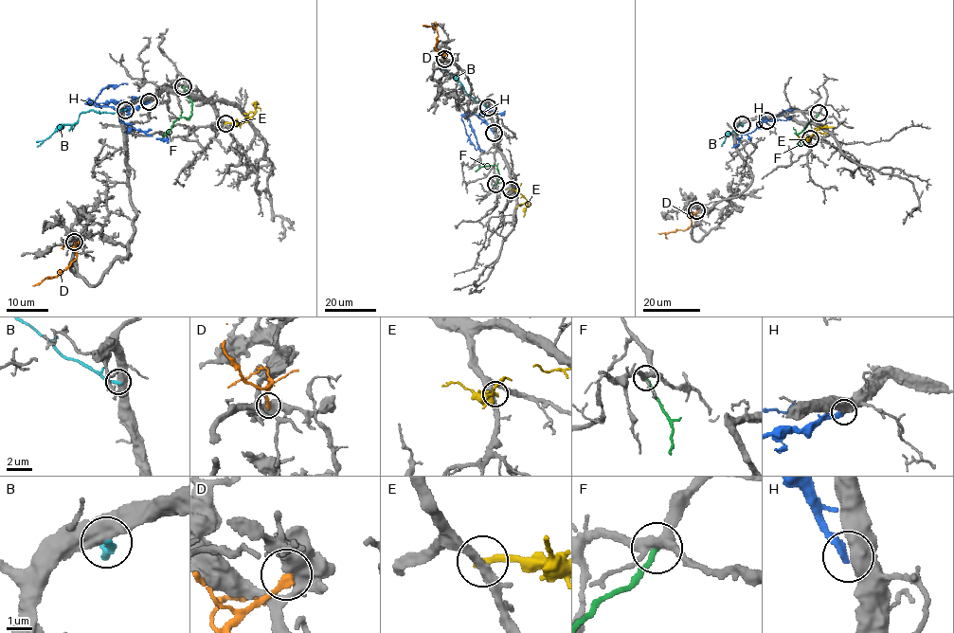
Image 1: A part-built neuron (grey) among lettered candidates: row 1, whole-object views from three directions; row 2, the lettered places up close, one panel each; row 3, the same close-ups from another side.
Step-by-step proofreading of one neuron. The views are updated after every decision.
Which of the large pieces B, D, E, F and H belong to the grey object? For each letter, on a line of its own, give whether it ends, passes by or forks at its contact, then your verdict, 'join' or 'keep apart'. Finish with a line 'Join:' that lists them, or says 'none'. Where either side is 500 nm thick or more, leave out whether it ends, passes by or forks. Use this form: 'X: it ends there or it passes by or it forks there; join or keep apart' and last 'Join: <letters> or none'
B: keep apart
D: keep apart
E: it ends there; keep apart
F: it ends there; keep apart
H: keep apart
Join: none

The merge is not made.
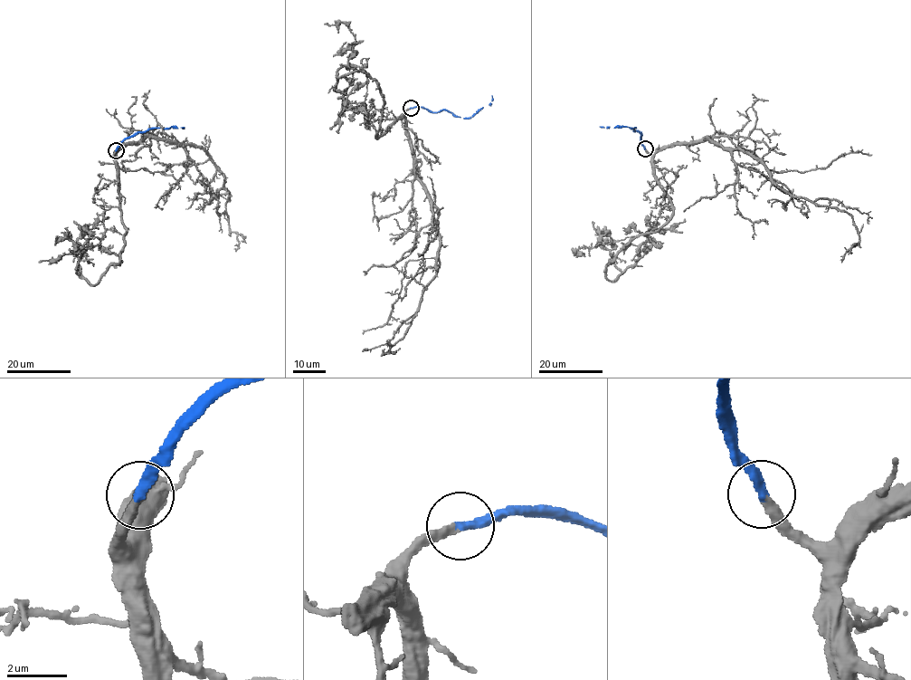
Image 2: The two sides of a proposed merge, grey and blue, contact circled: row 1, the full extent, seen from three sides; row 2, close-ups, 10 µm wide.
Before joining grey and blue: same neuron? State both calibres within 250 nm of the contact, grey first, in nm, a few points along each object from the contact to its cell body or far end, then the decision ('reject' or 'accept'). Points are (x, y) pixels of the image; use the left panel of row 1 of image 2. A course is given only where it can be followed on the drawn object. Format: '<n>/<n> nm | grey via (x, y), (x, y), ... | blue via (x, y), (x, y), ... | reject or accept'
280/340 nm | grey via (116, 150), (114, 156), (148, 137), (205, 150), (225, 177), (229, 229), (239, 243), (233, 249) | blue via (116, 150), (123, 140), (140, 131), (180, 127) | accept

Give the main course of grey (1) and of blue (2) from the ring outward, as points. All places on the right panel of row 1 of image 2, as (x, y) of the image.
1: (645, 148), (655, 154), (708, 138), (756, 157), (777, 185), (851, 217), (858, 240), (840, 260)
2: (645, 148), (640, 139), (640, 134), (633, 130), (634, 128), (599, 126)

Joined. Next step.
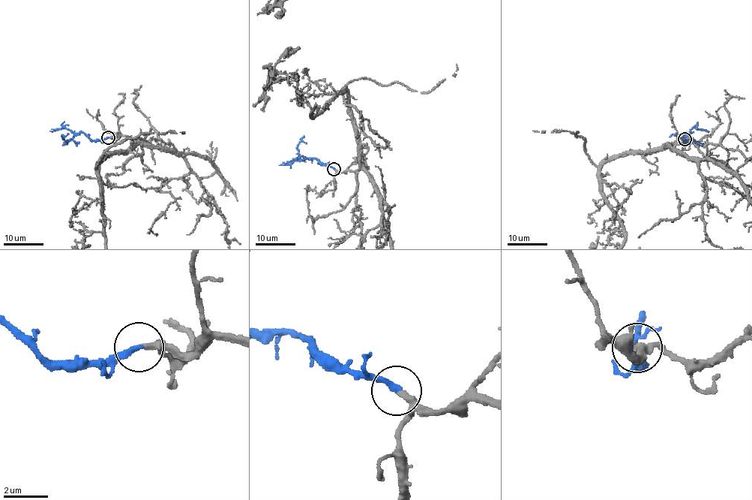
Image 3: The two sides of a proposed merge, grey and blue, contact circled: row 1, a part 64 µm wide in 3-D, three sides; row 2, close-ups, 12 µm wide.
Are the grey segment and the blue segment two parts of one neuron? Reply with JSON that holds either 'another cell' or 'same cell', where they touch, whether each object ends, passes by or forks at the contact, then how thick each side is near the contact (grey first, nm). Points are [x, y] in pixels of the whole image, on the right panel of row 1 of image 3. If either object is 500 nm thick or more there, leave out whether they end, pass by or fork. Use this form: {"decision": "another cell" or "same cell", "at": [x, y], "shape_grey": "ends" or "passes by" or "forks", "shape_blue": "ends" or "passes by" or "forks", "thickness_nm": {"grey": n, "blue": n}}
{"decision": "same cell", "at": [684, 139], "shape_grey": "passes by", "shape_blue": "ends", "thickness_nm": {"grey": 200, "blue": 240}}

